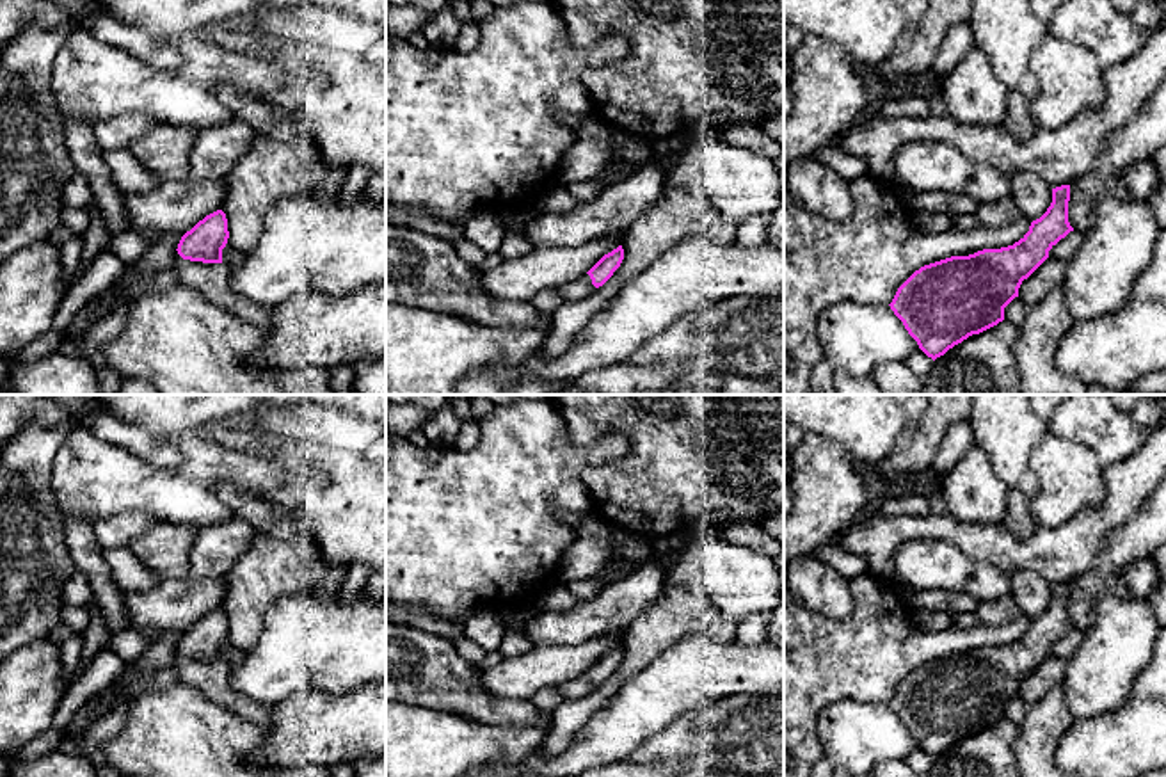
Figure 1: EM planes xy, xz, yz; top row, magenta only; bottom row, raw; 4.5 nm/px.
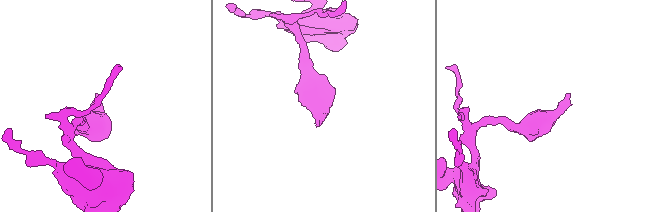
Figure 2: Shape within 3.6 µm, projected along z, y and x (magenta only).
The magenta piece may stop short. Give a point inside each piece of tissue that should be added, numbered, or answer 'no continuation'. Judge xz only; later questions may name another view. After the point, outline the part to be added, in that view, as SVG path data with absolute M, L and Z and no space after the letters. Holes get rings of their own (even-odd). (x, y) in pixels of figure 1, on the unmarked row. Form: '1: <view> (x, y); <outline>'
1: xz (583, 685); M583 672L578 679L563 683L560 686L560 692L563 693L565 699L581 699L588 695L595 685L592 683L592 677L588 672Z

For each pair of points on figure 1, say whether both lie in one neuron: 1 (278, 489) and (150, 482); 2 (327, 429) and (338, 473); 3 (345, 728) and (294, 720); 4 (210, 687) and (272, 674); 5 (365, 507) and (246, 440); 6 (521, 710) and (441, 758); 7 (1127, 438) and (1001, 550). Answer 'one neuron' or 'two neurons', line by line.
1: one neuron
2: two neurons
3: one neuron
4: two neurons
5: one neuron
6: two neurons
7: two neurons

